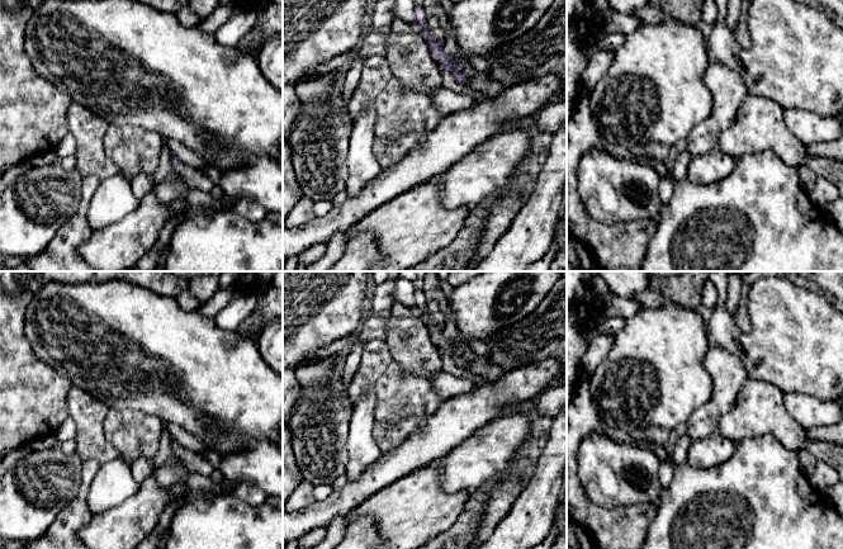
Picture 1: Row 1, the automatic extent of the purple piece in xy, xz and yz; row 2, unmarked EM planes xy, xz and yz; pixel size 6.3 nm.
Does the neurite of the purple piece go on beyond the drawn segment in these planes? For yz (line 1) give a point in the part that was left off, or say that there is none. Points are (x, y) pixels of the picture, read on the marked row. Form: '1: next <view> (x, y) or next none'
1: next yz (661, 167)

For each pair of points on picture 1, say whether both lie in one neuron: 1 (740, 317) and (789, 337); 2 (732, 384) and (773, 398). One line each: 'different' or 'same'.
1: different
2: different

